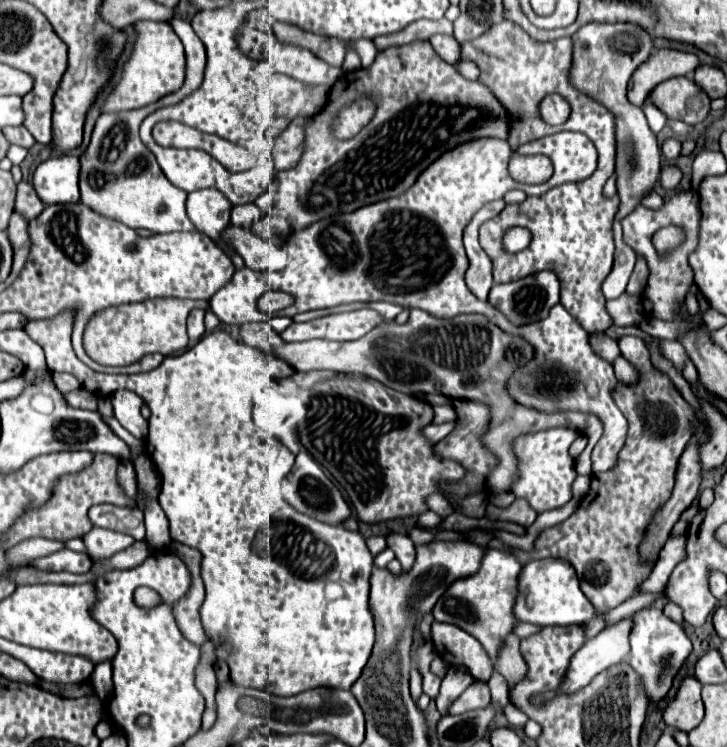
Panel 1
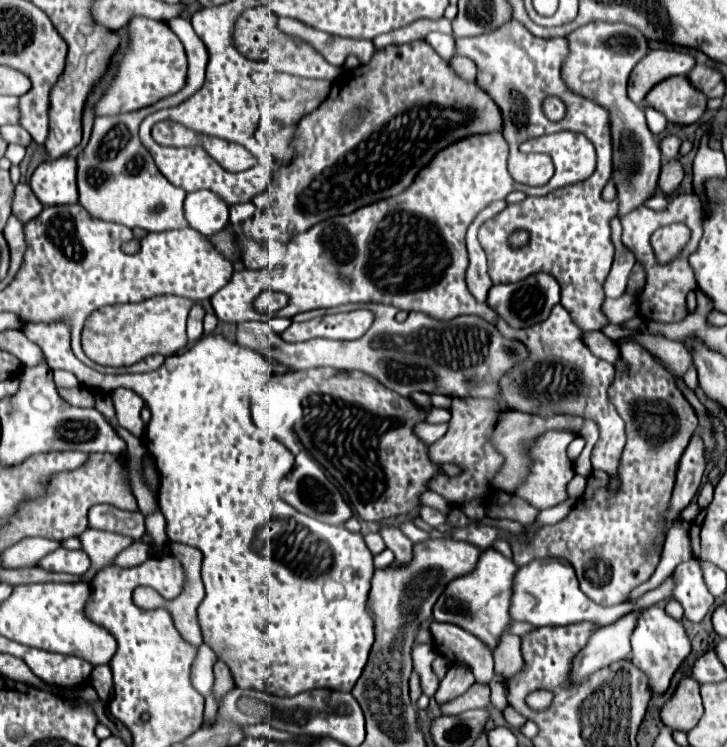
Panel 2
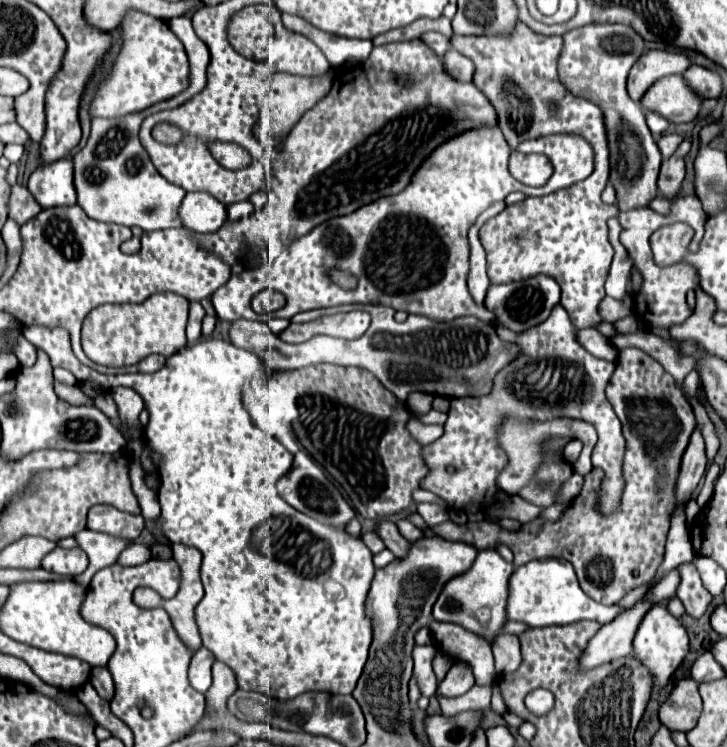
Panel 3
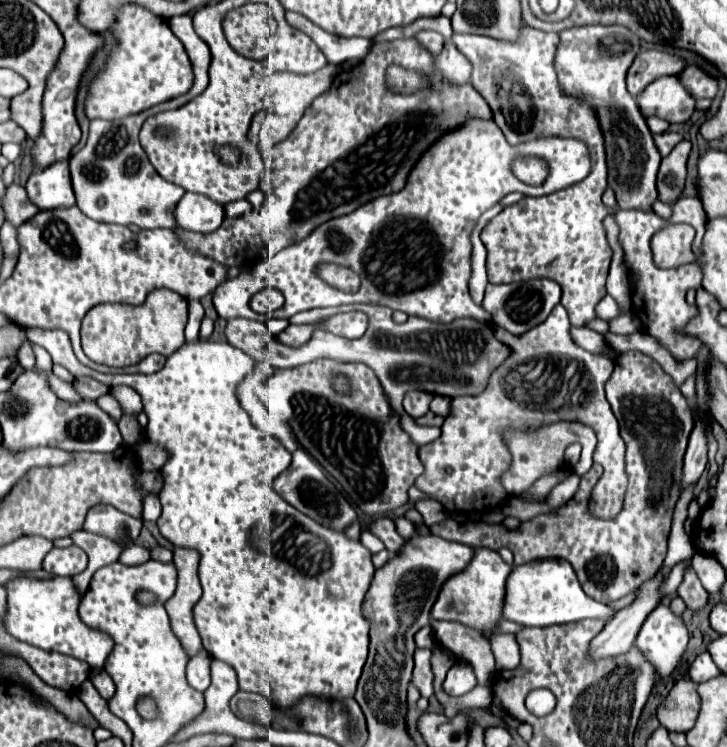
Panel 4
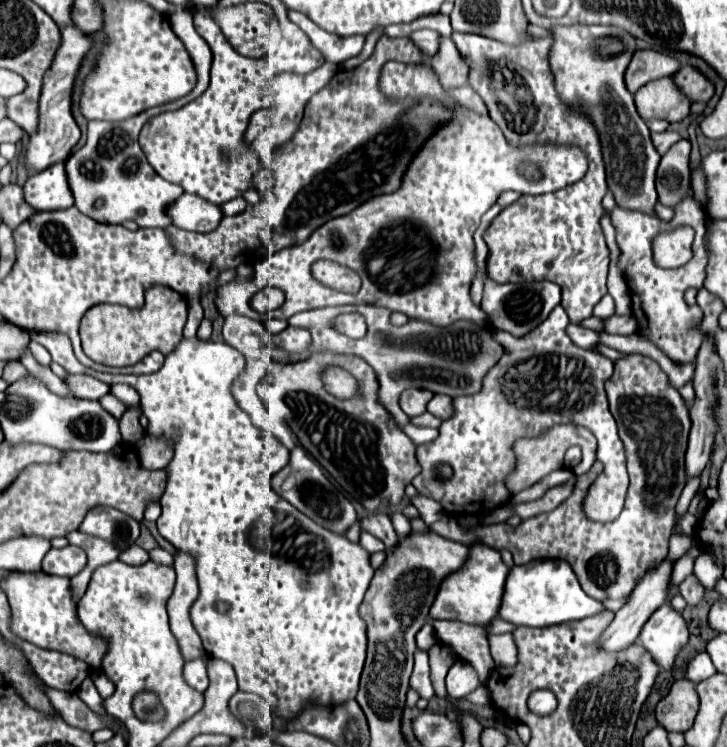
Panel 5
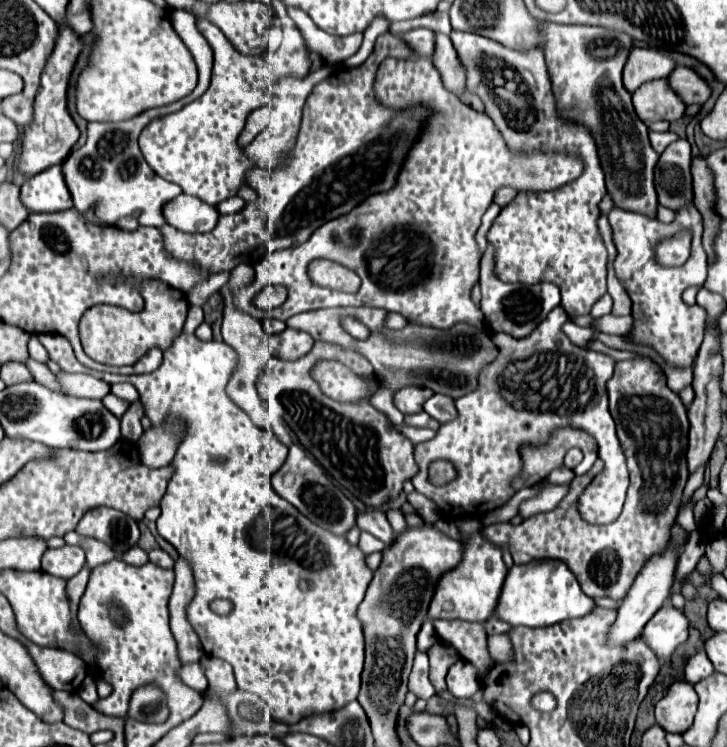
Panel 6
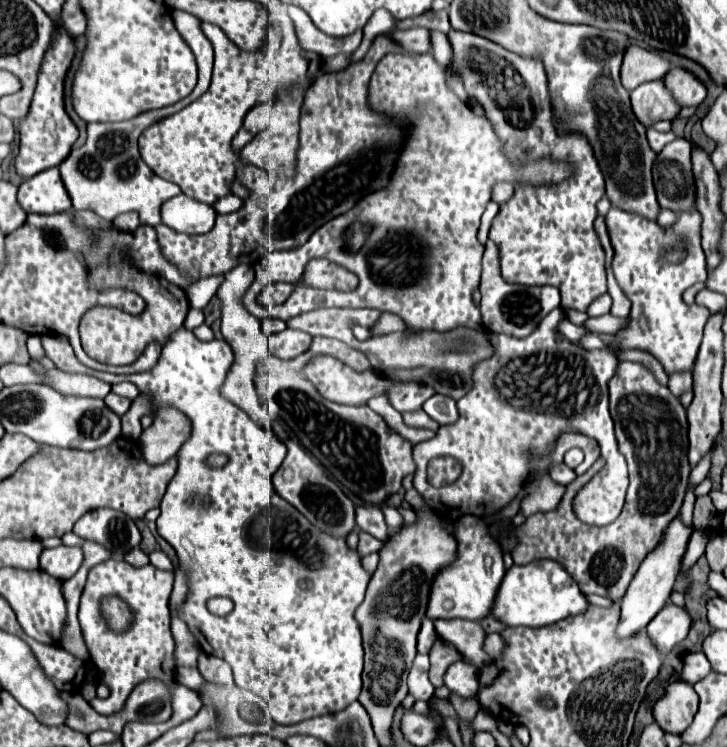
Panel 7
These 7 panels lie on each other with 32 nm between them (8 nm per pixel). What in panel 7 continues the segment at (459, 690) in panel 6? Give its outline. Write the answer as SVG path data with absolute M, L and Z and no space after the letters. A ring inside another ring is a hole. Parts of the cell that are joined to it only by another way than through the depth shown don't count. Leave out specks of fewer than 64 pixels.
M464 660L454 662L446 674L444 674L444 682L450 688L450 692L462 696L462 698L472 698L478 692L478 676L476 676L476 666L466 664Z

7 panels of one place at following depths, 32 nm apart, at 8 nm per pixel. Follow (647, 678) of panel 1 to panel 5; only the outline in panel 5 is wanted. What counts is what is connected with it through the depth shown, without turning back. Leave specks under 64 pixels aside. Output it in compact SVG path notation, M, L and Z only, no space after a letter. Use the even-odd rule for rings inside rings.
M666 602L648 618L636 642L650 652L660 670L672 670L676 656L688 644L688 628L684 618Z

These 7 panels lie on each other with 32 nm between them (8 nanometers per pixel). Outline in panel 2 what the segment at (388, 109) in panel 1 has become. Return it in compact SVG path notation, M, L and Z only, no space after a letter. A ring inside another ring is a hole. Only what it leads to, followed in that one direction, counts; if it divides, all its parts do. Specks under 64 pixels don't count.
M416 40L412 44L394 44L376 50L370 64L358 66L352 72L342 72L334 80L324 104L320 104L316 112L302 118L300 154L290 166L278 170L274 202L268 208L268 216L260 220L260 232L264 232L268 240L276 236L276 246L280 246L286 244L294 234L308 230L312 224L318 224L328 216L350 214L360 206L384 200L388 196L398 196L440 150L468 136L492 132L504 132L502 110L498 104L476 82L462 80L446 60L440 60L428 42ZM356 108L366 108L368 116L354 132L344 134L342 122L346 114Z

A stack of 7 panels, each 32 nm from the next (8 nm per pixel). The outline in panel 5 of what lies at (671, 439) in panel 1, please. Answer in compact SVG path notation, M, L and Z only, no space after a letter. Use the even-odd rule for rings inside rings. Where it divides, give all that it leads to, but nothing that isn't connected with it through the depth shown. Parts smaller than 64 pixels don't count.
M628 354L614 364L614 374L606 382L606 394L618 422L618 434L626 446L630 472L626 504L614 522L594 522L584 514L588 488L602 470L600 464L594 464L584 476L578 476L576 488L566 502L552 512L524 520L516 528L508 524L464 528L454 518L442 518L430 526L432 532L466 546L478 544L480 540L494 550L508 548L514 556L514 564L528 564L536 558L568 560L588 596L598 600L626 598L646 572L656 568L668 554L674 508L684 488L684 452L692 420L684 398L670 384L662 368L642 354Z

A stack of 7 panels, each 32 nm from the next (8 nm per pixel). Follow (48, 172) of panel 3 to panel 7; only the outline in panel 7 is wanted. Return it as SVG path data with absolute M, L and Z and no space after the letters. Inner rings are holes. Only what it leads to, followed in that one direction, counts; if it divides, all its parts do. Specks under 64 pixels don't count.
M56 166L24 180L18 190L18 202L26 212L36 214L72 210L72 200L68 196L68 190L64 190L64 182Z

